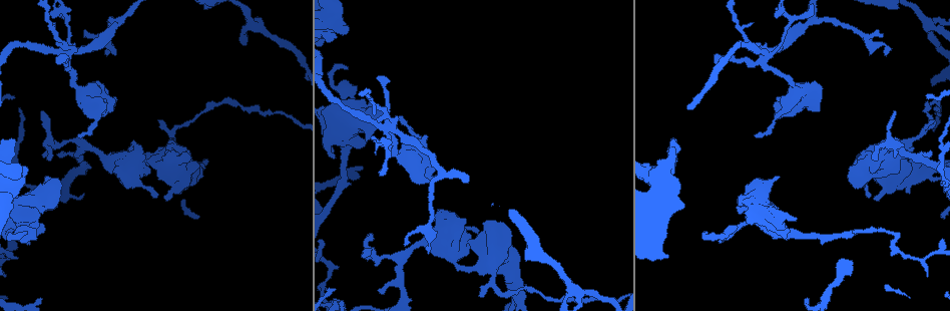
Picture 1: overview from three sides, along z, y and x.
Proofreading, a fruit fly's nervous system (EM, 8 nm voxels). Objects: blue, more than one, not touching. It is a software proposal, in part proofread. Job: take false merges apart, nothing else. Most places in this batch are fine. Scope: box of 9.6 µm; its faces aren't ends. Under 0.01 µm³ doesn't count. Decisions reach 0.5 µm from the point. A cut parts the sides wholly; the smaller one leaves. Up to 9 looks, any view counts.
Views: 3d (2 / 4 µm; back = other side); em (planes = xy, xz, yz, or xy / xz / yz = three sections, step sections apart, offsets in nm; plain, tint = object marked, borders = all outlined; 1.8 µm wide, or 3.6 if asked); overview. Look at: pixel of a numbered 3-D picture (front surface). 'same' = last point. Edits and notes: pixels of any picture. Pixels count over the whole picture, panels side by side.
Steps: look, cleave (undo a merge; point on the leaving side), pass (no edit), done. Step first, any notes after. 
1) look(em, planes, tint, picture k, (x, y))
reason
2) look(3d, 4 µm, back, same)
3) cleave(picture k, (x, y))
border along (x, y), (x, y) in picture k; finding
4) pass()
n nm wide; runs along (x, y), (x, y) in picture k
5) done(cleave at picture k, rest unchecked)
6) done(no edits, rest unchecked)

look(3d, 2 µm, picture 1, (854, 184))
touches itself

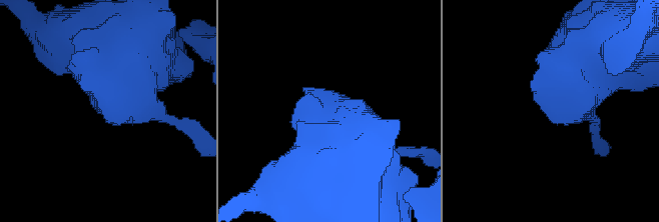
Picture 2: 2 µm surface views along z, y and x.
look(em, xz, step 8, tint, picture 2, (548, 112))

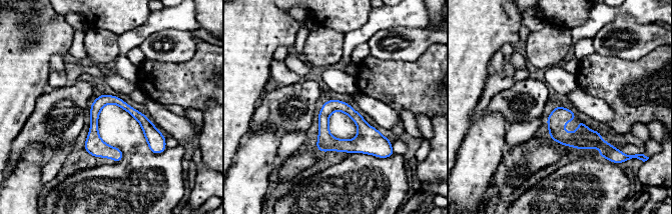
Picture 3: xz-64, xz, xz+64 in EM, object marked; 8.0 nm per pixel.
look(em, planes, borders, same)
cut it another way

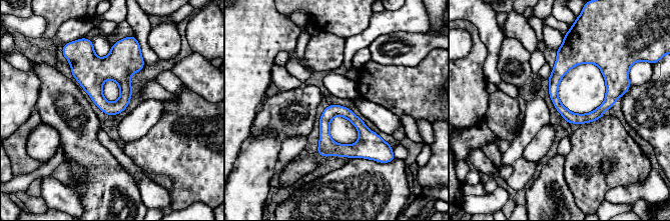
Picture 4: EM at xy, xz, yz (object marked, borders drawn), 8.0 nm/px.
pass()
runs along (566, 49), (555, 100), (571, 118), (593, 118) in picture 4; all the same neuron

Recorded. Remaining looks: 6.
look(3d, 2 µm, picture 1, (48, 142))

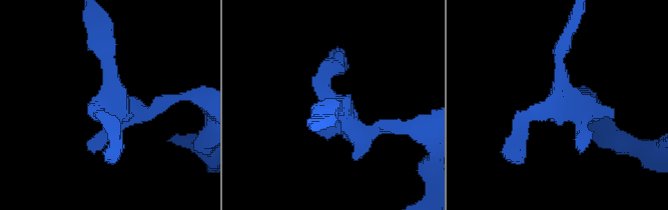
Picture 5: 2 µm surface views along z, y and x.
look(em, yz, step 8, plain, picture 5, (338, 103))

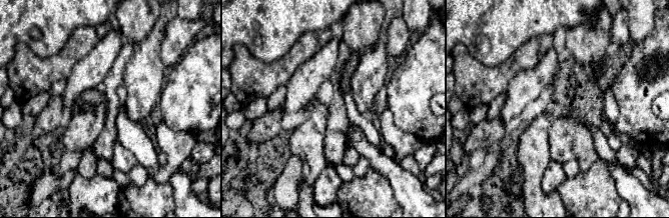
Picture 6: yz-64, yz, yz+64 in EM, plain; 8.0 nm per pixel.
look(em, yz, step 8, tint, same)
with the object marked

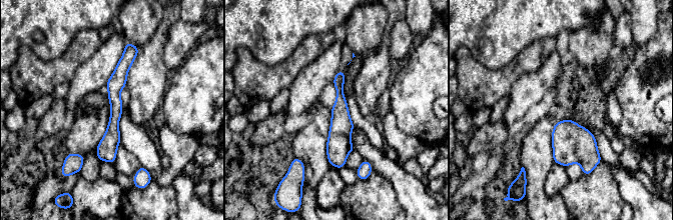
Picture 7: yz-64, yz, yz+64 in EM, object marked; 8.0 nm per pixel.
pass()
all the same neuron

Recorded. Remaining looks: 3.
look(3d, 4 µm, picture 1, (180, 170))
thin neck

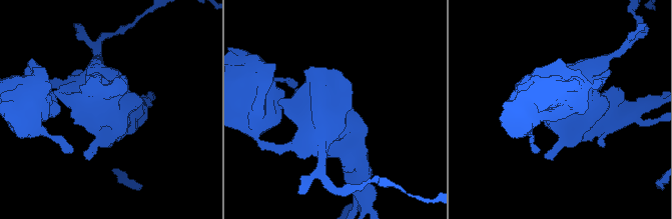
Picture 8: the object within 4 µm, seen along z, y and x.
look(em, 3.6 µm, planes, plain, picture 8, (109, 106))
now the EM

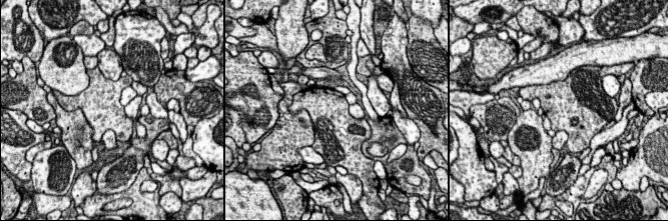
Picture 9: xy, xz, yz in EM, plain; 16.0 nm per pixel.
look(em, 3.6 µm, planes, tint, same)
with the object marked

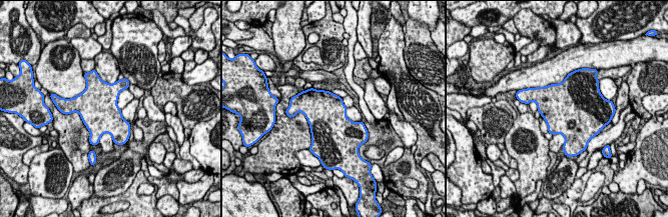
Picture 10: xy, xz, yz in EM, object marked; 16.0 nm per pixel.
pass()
600 nm wide; all the same neuron

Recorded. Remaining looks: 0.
done(no edits, rest unchecked)

